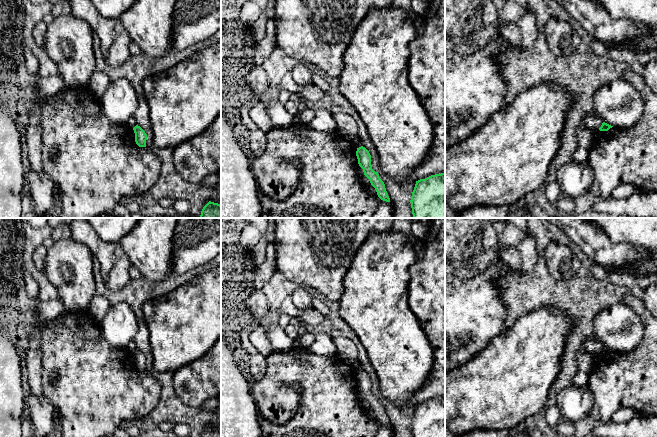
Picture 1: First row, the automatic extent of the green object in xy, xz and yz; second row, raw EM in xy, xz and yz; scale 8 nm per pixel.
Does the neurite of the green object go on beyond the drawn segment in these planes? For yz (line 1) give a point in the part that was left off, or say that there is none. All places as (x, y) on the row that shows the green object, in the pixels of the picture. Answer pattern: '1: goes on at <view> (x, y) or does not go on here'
1: does not go on here

